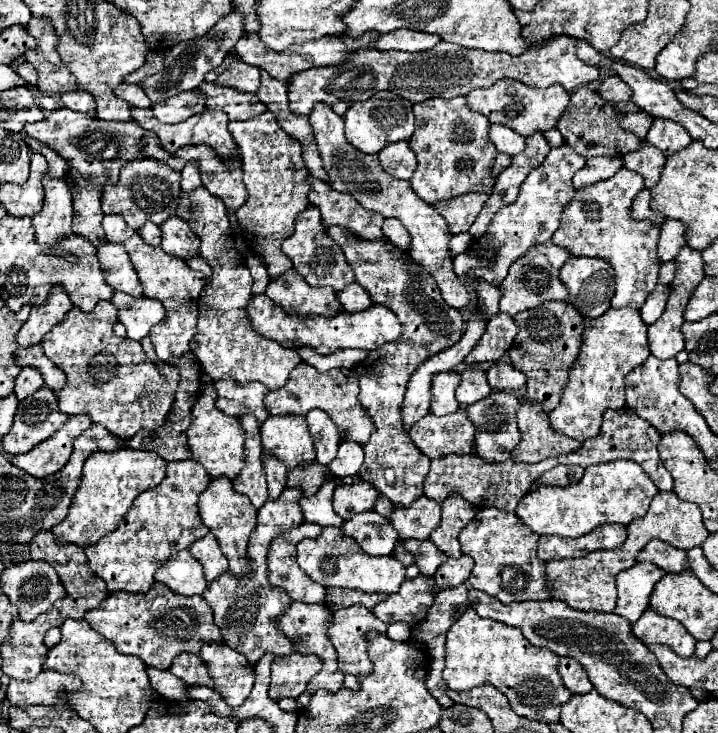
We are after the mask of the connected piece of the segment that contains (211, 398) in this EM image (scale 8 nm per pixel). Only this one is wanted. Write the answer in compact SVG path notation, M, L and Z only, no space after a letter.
M206 384L204 392L200 394L198 402L192 408L192 424L186 432L188 436L188 446L194 454L194 460L198 460L206 472L216 478L216 476L228 476L230 480L236 480L240 470L246 464L246 456L244 456L244 428L240 424L238 418L234 416L226 416L224 412L220 412L216 408L216 388L214 384Z

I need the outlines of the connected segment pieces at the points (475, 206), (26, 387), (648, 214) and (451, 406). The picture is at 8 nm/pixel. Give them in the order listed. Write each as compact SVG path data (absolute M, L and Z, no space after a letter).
M468 194L468 196L458 196L456 200L444 200L440 204L434 204L434 208L438 212L442 212L442 216L446 218L450 232L458 234L458 232L466 232L472 222L476 220L478 212L482 210L482 204L488 200L490 194Z
M24 366L16 378L16 390L14 392L16 392L18 400L24 400L32 392L36 392L40 386L44 386L44 378L40 376L40 372L36 368Z
M644 188L638 192L636 200L634 200L634 208L632 208L636 218L644 218L644 220L652 220L652 224L660 226L664 222L664 216L660 216L658 212L652 212L650 208L650 190Z
M442 372L436 374L432 380L432 404L430 412L436 416L452 414L460 408L460 402L456 400L454 392L460 386L460 372Z

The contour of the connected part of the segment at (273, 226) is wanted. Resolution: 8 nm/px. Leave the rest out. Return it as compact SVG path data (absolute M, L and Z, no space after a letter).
M266 112L246 122L230 122L228 130L234 136L236 144L240 146L244 184L248 190L244 206L238 208L236 212L242 238L248 244L250 252L262 258L270 278L278 278L292 270L292 262L282 252L280 246L288 232L292 232L296 216L304 212L310 204L308 202L310 184L306 182L308 168L304 166L304 160L300 156L302 154L300 144L282 130L272 112Z

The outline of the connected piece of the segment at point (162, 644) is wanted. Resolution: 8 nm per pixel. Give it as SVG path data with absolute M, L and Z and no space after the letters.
M156 582L146 594L116 592L106 596L100 608L88 610L84 620L100 636L114 642L122 654L134 654L148 666L168 670L172 660L182 652L198 654L204 642L218 642L218 628L202 596L180 596L168 586Z

